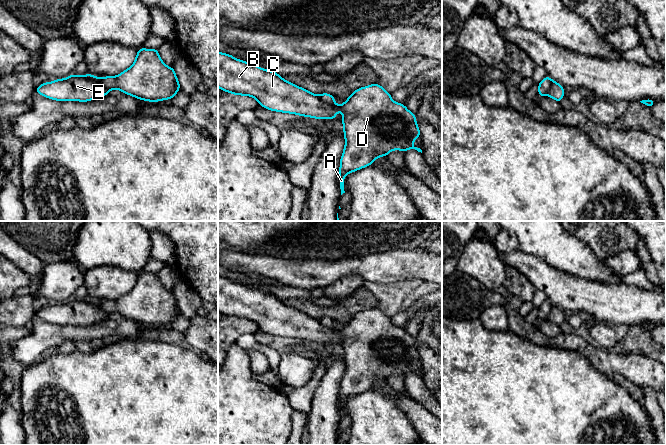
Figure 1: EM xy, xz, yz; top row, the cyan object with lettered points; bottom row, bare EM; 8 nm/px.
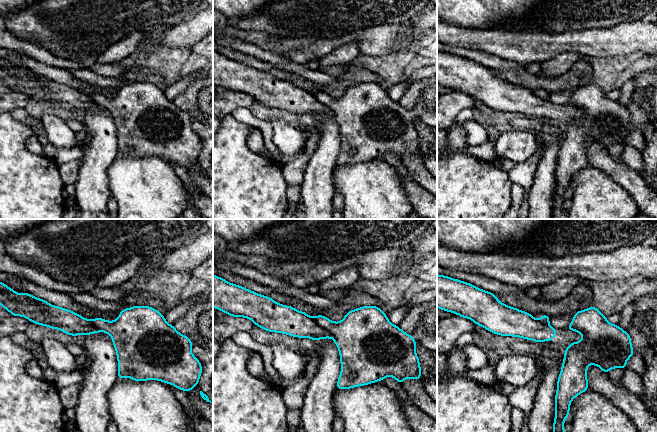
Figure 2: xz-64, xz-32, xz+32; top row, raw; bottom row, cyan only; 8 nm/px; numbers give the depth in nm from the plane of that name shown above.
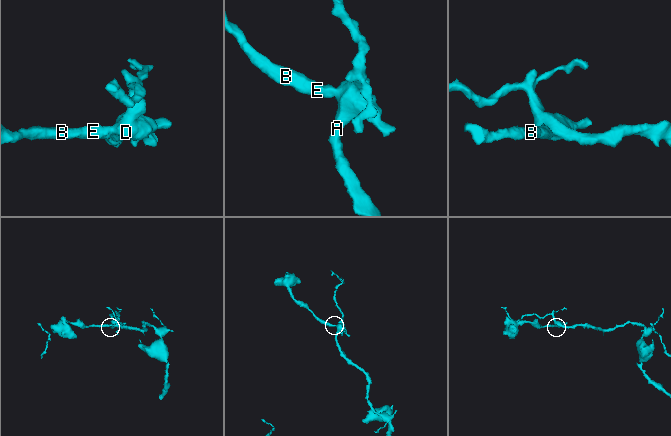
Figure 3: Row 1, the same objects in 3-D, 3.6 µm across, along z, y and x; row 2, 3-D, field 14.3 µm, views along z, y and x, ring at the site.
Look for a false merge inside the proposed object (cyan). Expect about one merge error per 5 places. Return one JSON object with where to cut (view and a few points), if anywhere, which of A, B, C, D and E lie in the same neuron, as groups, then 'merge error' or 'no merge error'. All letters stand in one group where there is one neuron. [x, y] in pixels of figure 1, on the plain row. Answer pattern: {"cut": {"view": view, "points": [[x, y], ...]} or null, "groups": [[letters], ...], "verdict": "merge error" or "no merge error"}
{"cut": {"view": "xz", "points": [[318, 320], [338, 333]]}, "groups": [["A", "D"], ["B", "C", "E"]], "verdict": "merge error"}

